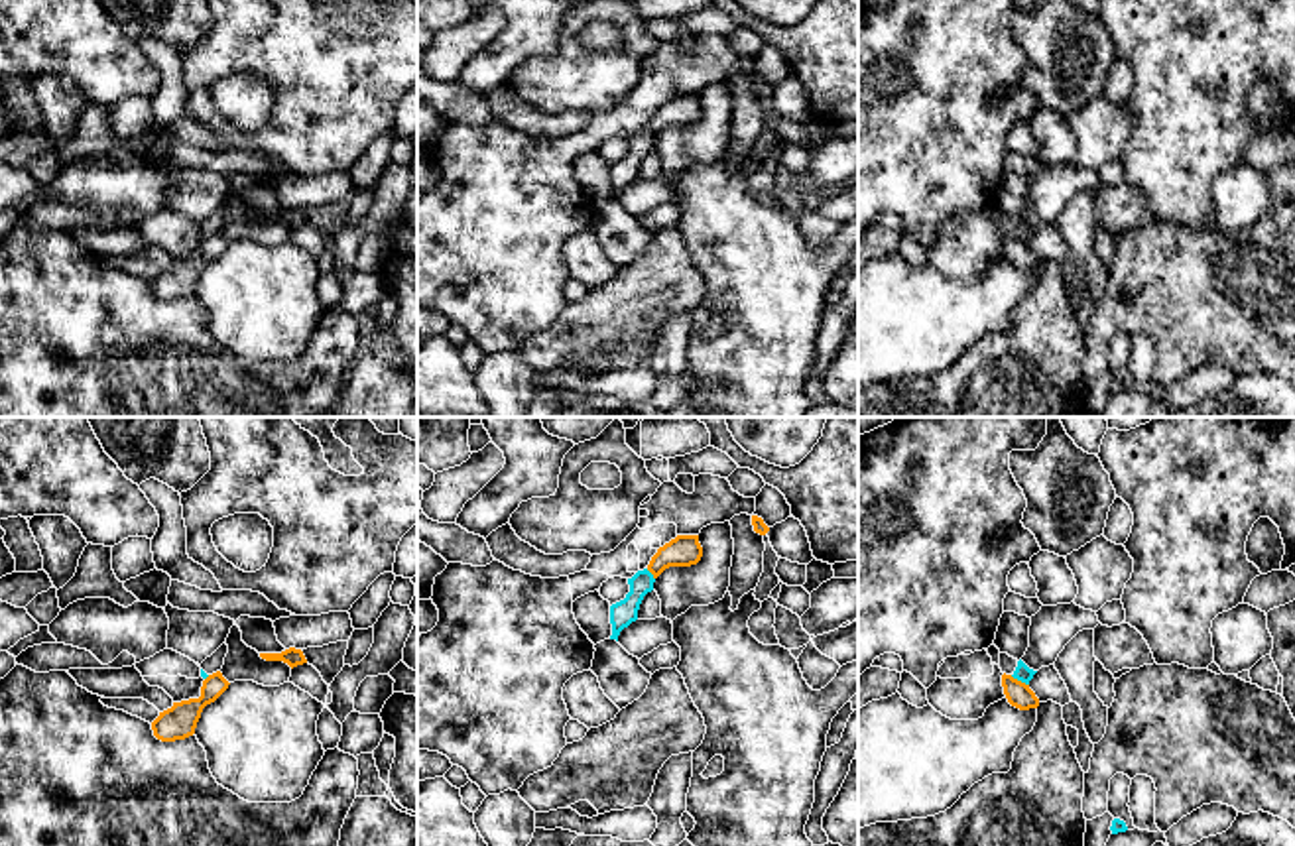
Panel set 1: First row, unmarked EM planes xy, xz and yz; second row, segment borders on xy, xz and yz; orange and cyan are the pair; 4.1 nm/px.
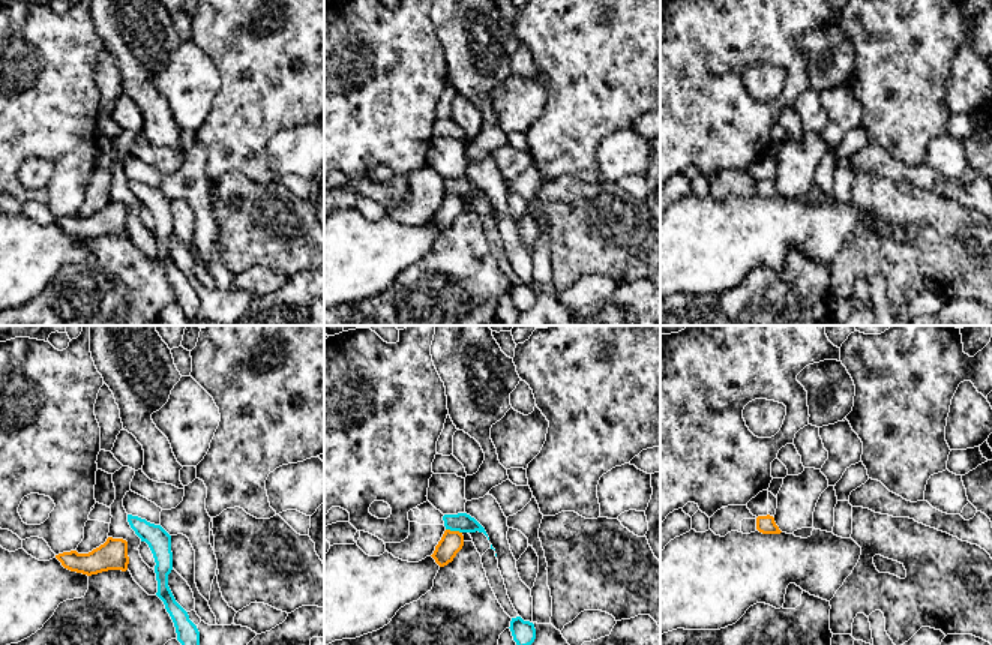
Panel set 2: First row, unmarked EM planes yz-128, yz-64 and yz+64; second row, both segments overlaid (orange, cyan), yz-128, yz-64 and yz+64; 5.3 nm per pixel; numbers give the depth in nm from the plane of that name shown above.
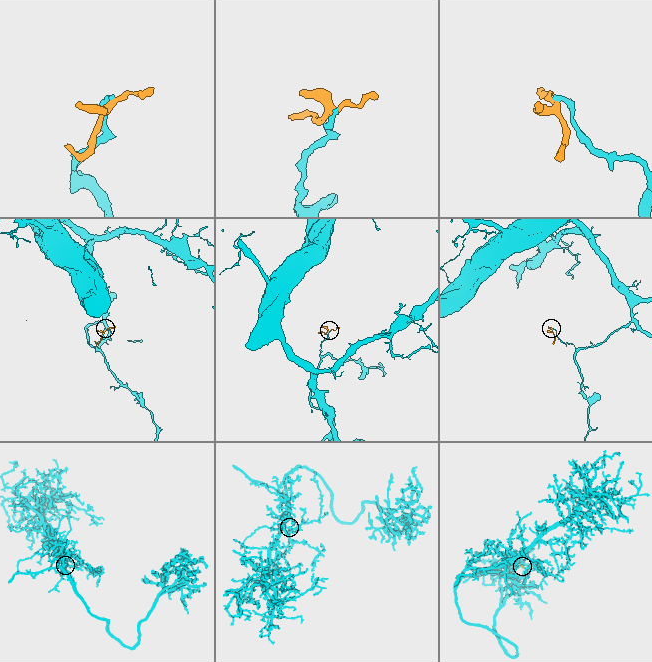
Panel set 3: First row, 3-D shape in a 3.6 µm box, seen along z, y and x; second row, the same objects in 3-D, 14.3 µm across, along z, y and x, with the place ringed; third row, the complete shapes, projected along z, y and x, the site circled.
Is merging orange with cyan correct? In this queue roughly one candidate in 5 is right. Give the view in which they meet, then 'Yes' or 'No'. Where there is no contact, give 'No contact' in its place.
Touches orange in yz. No

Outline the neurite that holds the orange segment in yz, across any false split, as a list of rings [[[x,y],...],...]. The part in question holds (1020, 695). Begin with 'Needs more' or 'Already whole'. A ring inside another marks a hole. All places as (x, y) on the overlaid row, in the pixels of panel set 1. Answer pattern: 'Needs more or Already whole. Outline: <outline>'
Already whole. Outline: [[[1002,675],[1002,687],[1008,702],[1019,710],[1029,710],[1039,706],[1039,698],[1029,689],[1029,685],[1014,679],[1012,675]]]

